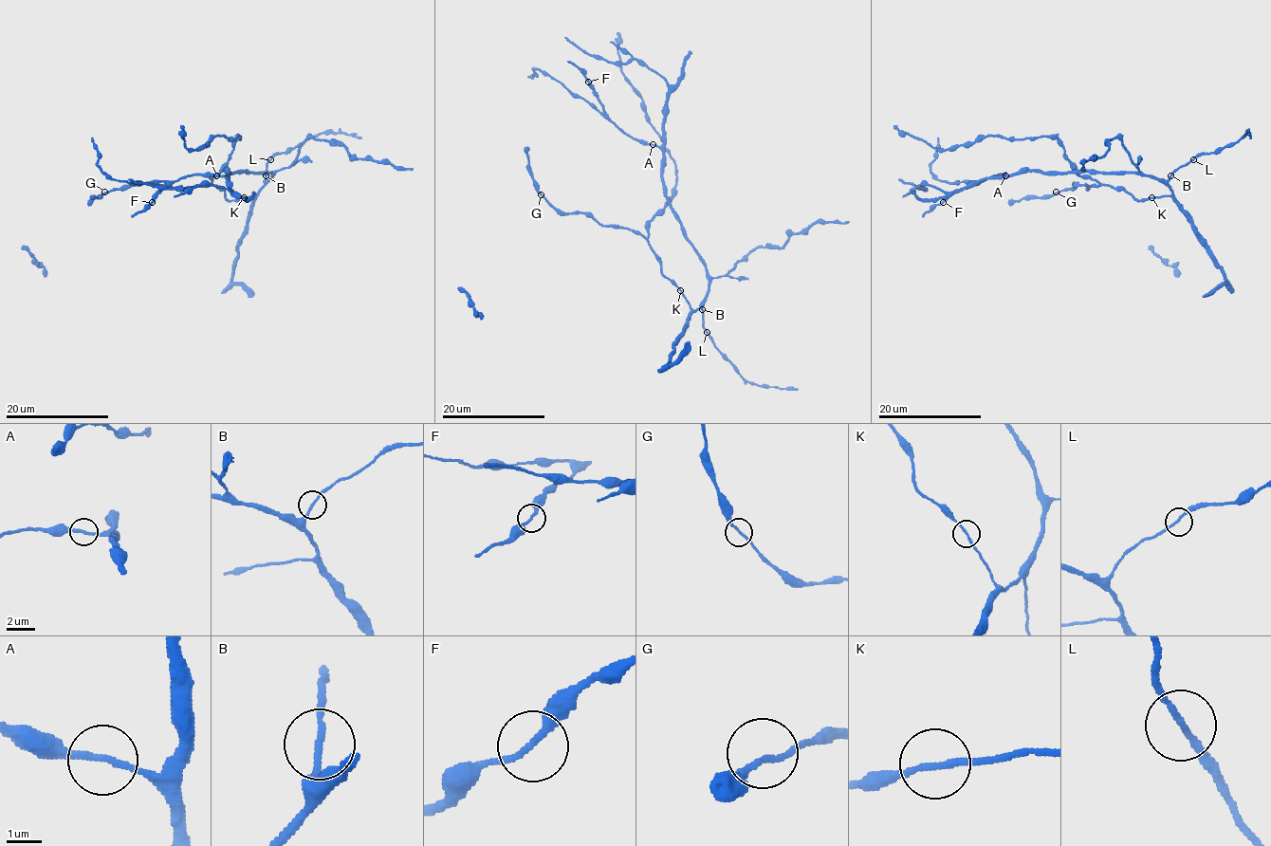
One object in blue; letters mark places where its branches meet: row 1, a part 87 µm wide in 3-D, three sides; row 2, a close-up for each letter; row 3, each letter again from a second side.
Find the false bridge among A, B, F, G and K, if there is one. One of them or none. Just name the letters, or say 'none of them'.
none of them

